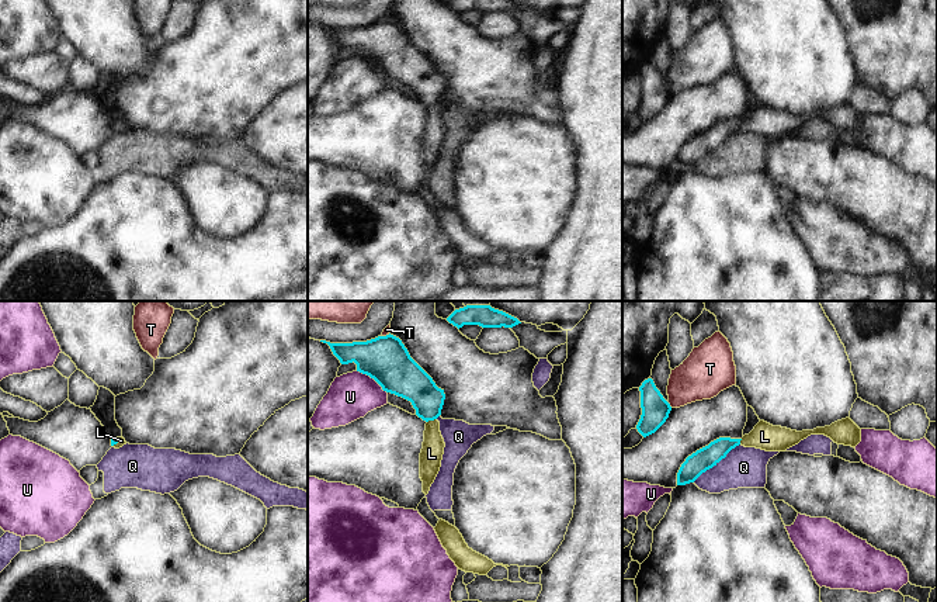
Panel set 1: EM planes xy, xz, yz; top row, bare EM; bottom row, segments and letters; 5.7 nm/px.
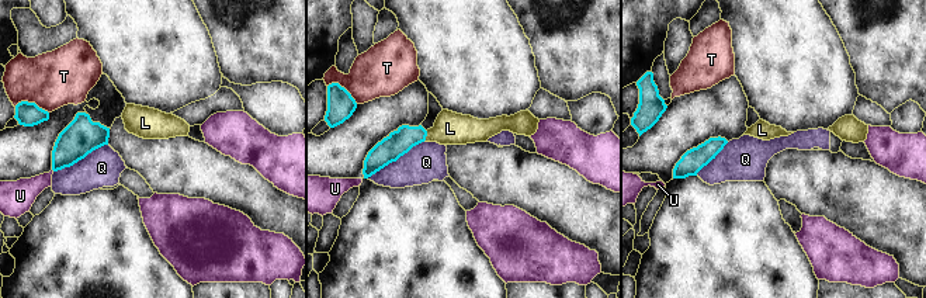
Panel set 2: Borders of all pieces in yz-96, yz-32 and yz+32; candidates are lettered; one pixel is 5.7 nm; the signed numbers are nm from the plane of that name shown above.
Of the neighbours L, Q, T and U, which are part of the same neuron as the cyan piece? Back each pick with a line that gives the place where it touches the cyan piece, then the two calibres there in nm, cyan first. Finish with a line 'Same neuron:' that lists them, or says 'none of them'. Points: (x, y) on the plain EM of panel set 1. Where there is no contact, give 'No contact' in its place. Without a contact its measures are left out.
L: Touches cyan at xz (431, 104). Thickness 200 nm (cyan) against 130 nm
Same neuron: L

